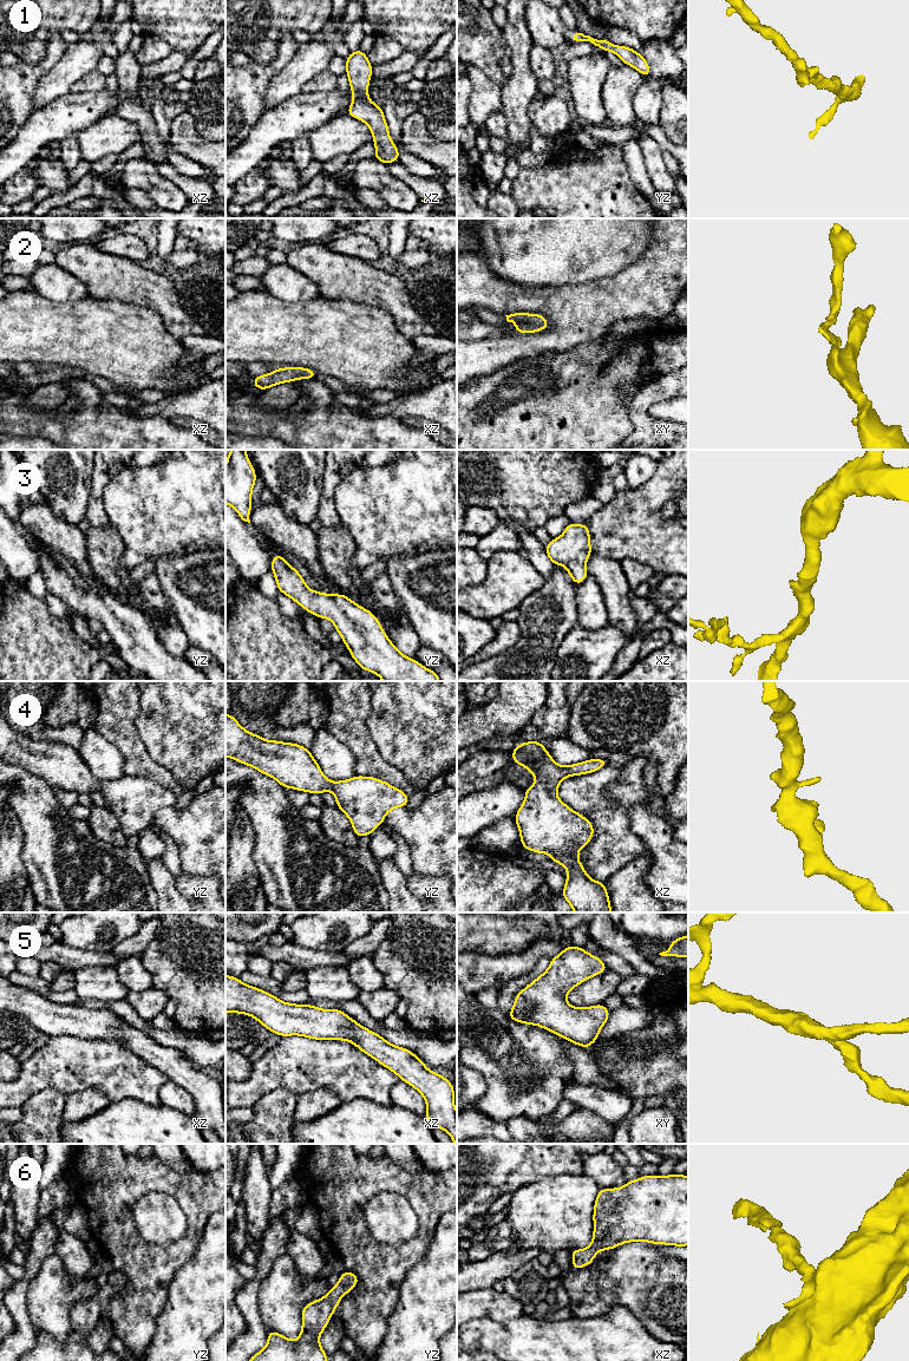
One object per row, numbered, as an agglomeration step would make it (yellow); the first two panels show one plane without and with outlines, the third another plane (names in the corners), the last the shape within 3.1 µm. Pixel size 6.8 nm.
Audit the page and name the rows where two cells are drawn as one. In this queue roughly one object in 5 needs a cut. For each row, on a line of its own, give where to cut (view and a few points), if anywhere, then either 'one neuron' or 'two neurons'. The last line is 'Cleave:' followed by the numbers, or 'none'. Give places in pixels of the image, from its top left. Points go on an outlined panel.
1: no cut; one neuron
2: no cut; one neuron
3: no cut; one neuron
4: no cut; one neuron
5: no cut; one neuron
6: no cut; one neuron
Cleave: none

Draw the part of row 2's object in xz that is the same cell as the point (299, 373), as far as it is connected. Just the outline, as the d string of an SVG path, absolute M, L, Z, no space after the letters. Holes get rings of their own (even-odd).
M285 367L266 374L254 377L253 386L262 391L283 382L292 382L300 379L314 379L319 373L305 367Z

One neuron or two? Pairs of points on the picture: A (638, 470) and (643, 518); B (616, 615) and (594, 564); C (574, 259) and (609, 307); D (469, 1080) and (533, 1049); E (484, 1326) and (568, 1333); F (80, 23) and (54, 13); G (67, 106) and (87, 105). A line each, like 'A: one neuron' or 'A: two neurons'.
A: two neurons
B: one neuron
C: two neurons
D: two neurons
E: one neuron
F: one neuron
G: one neuron

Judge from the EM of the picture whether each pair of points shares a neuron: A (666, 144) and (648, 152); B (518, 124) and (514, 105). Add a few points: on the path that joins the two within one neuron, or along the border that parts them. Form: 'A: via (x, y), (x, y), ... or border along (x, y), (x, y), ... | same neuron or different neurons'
A: border along (645, 135), (649, 136), (662, 149) | different neurons
B: via (517, 119), (516, 110) | same neuron

